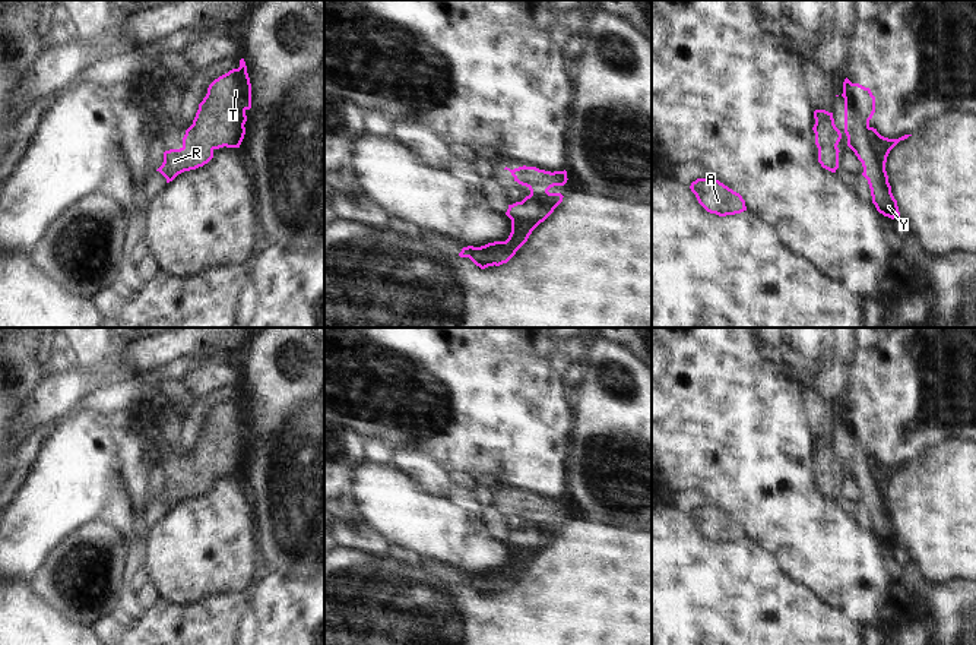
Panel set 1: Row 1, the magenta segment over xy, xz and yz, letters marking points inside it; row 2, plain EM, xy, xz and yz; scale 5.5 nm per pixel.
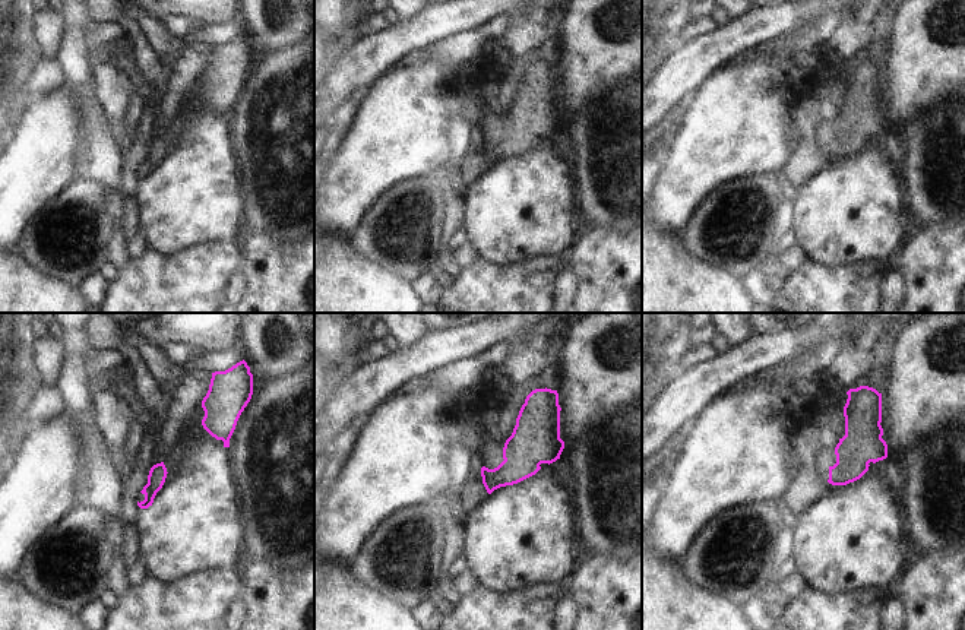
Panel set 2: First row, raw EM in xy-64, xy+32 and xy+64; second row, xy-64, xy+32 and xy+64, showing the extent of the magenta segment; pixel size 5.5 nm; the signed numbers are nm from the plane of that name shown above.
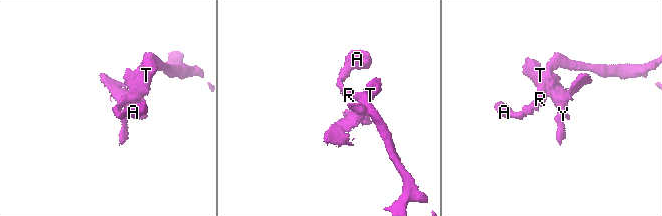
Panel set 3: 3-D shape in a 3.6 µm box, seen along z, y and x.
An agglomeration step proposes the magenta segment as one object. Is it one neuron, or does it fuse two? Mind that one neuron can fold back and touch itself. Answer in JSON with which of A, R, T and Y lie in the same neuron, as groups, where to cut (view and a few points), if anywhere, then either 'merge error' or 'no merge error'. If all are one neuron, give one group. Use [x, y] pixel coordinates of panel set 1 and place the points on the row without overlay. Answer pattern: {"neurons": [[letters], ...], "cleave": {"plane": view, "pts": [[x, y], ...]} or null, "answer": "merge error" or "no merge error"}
{"neurons": [["A", "R", "T", "Y"]], "cleave": null, "answer": "no merge error"}

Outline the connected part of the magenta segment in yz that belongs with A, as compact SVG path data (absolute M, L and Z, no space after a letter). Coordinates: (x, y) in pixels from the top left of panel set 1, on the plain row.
M697 506L690 516L698 531L710 541L726 544L747 538L742 524L716 506Z

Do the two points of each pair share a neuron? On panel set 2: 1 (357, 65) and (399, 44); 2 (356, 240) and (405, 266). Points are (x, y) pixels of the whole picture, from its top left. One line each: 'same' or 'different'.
1: same
2: same

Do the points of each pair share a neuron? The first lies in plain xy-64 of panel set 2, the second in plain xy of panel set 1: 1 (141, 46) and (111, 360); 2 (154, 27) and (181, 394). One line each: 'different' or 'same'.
1: different
2: same

